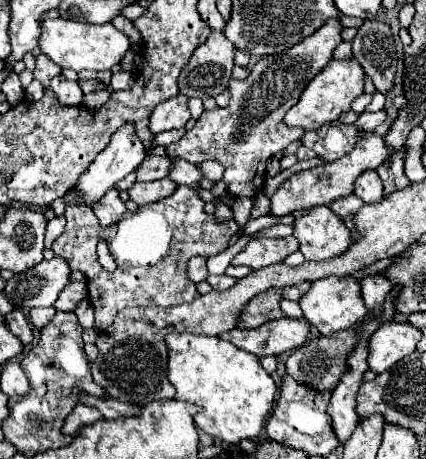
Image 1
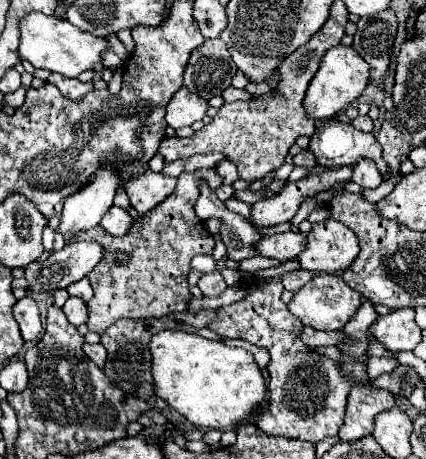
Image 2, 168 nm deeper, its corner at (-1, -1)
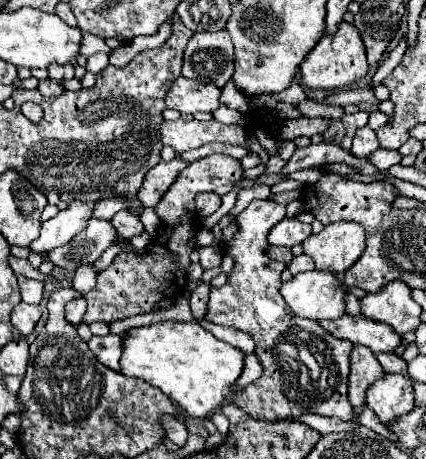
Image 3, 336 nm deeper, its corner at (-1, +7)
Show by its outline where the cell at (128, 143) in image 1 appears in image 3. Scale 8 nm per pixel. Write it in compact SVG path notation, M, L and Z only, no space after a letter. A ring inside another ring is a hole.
M72 202L68 206L68 210L62 210L58 216L46 220L42 224L40 236L28 246L30 252L42 254L42 252L54 250L56 246L68 244L76 234L80 234L84 230L84 226L92 218L92 206L94 204Z

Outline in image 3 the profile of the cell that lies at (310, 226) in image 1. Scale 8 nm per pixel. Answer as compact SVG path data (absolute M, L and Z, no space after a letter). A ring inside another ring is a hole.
M336 222L324 226L320 234L304 240L304 252L314 258L320 272L346 272L364 252L366 236L364 228L356 222Z

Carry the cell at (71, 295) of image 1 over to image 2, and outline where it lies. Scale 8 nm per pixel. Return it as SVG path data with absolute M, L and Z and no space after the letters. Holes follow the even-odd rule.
M70 296L68 300L66 300L66 304L64 304L64 314L66 314L66 318L70 320L70 324L74 324L74 326L80 326L82 322L86 322L86 302L84 300L80 300L80 298L74 298L74 296Z

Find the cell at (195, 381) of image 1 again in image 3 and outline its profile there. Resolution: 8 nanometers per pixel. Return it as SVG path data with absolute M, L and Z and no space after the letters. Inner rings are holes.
M162 320L142 328L132 328L122 336L122 374L134 376L160 388L188 416L208 418L230 394L230 386L244 368L244 354L214 338L196 320Z

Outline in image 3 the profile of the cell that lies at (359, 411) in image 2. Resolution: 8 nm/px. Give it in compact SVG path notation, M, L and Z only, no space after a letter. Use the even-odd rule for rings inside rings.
M354 344L350 354L350 384L348 384L348 396L354 406L354 418L358 420L358 414L366 400L366 390L372 380L378 380L378 376L384 374L384 368L376 360L376 356L360 344Z

